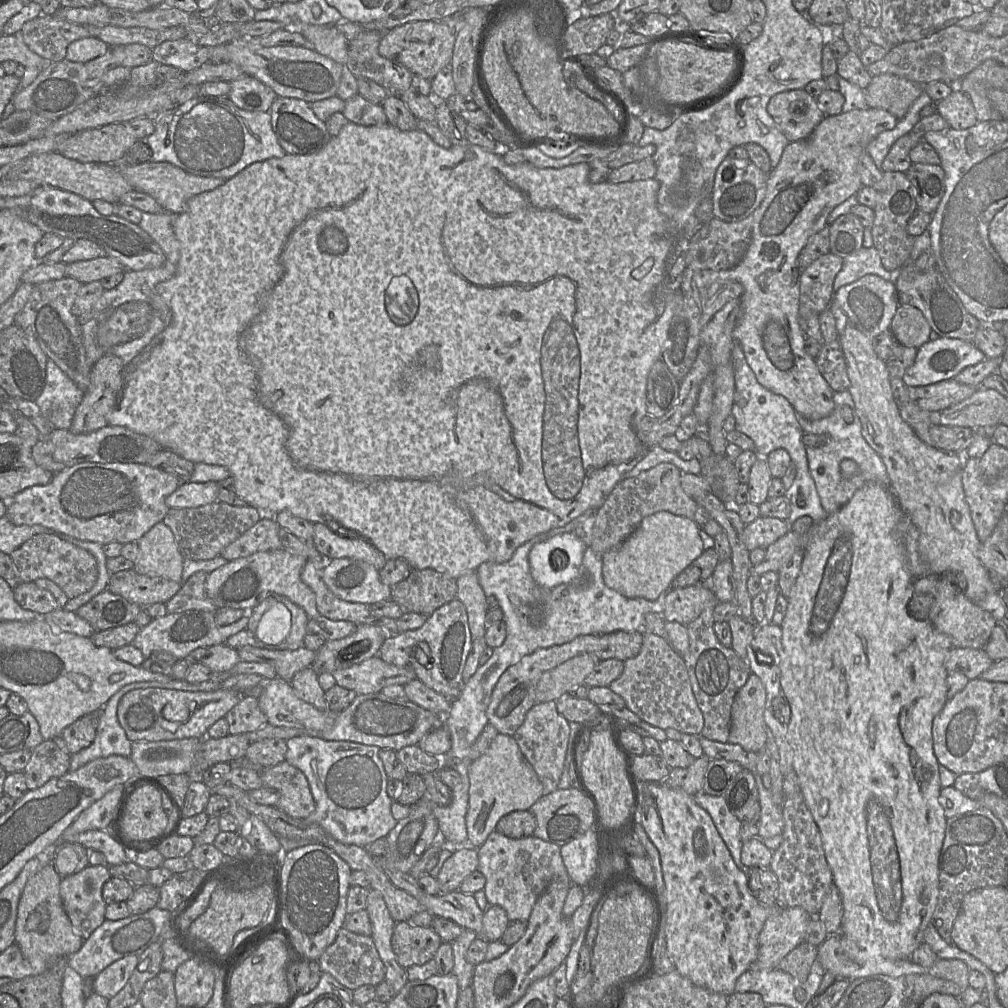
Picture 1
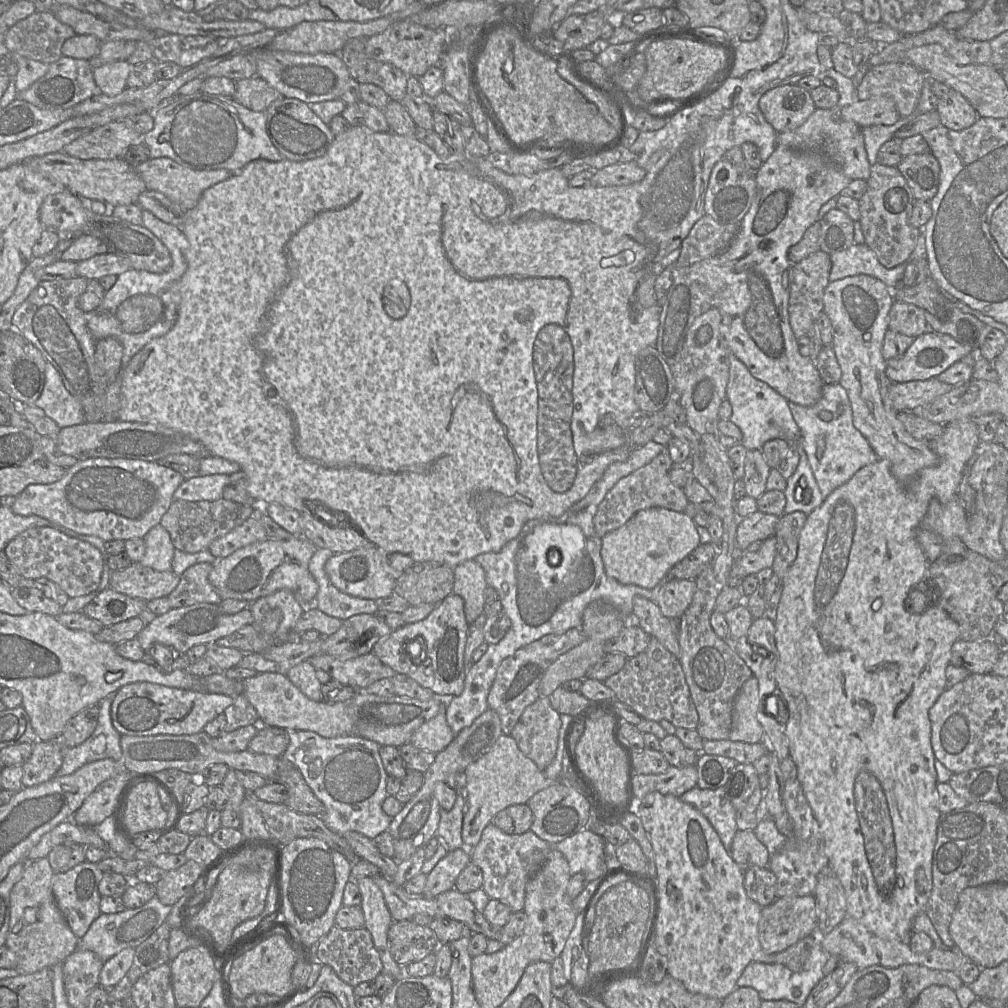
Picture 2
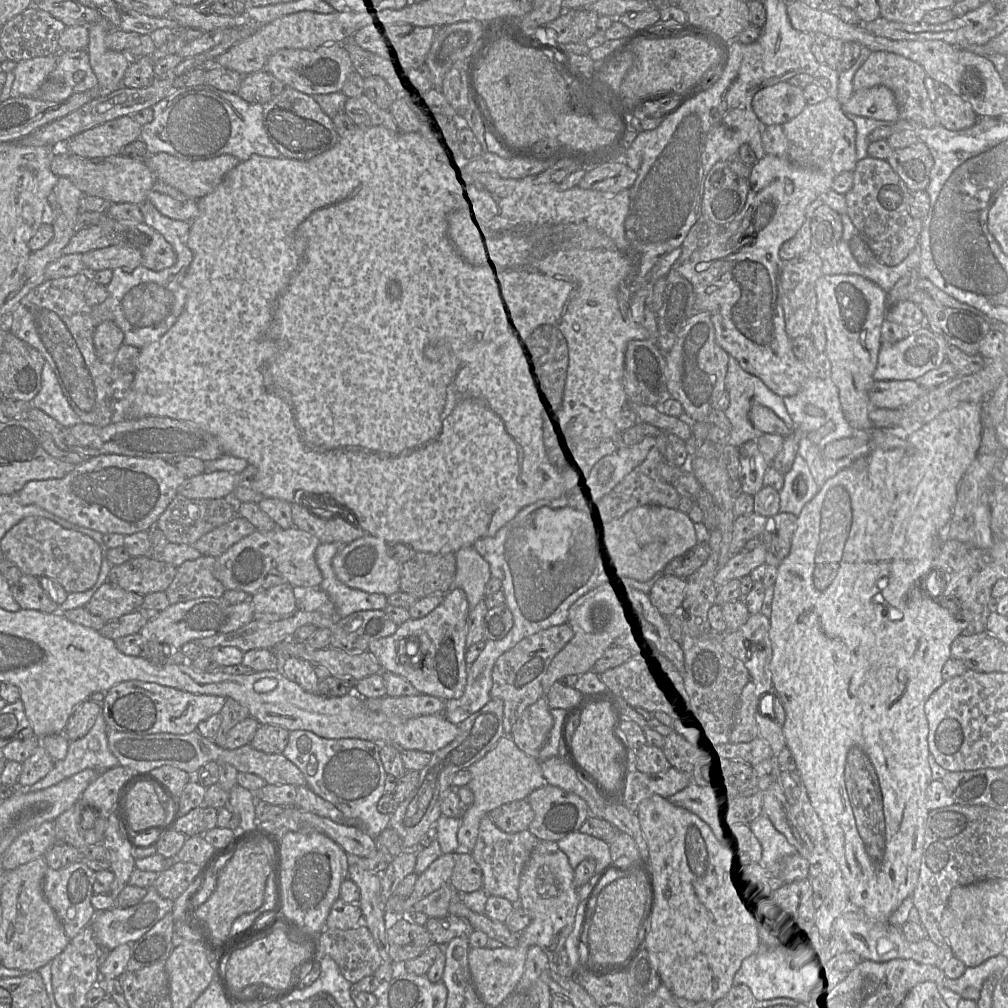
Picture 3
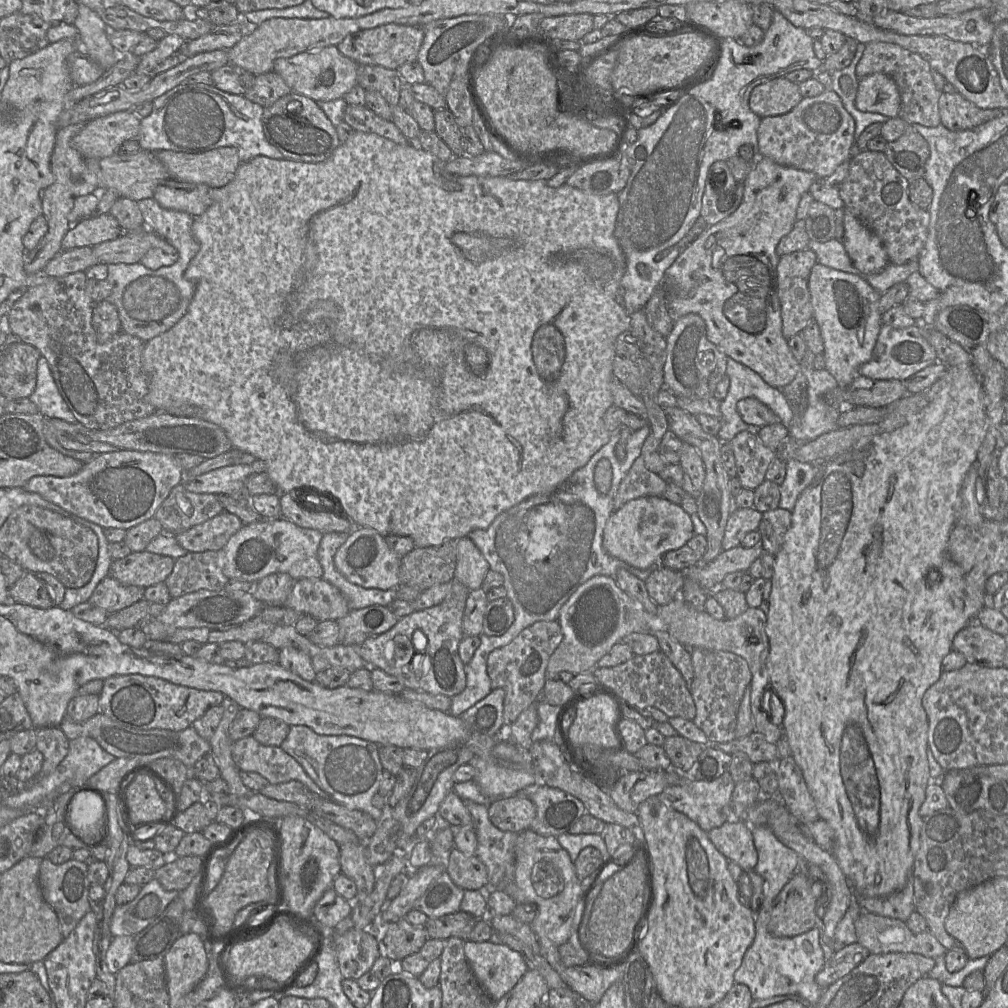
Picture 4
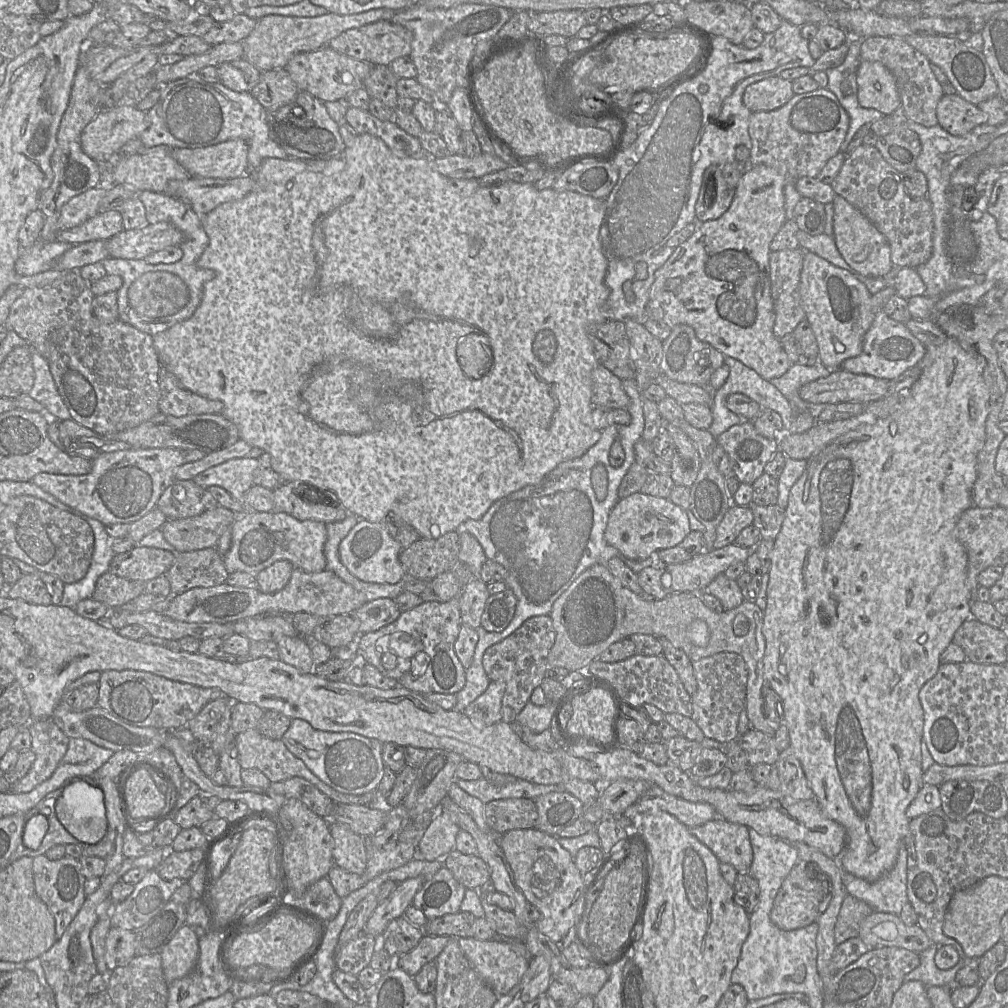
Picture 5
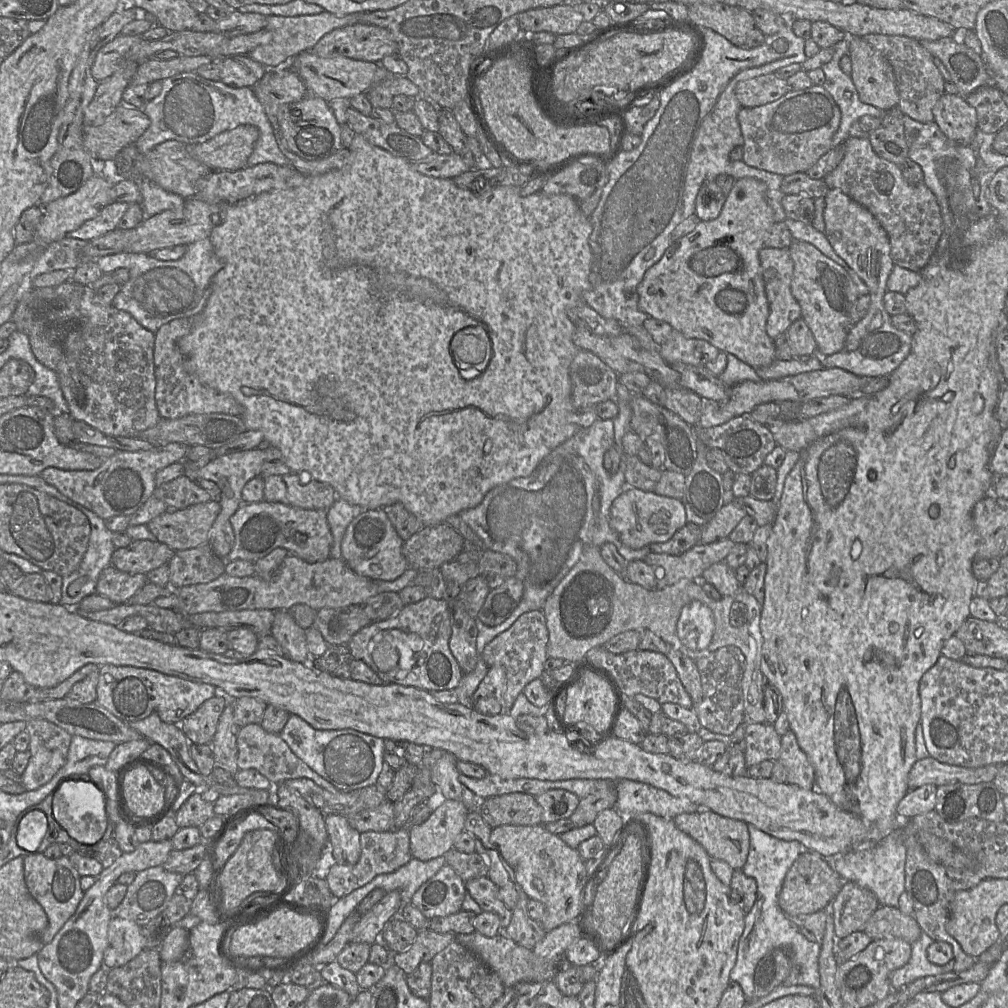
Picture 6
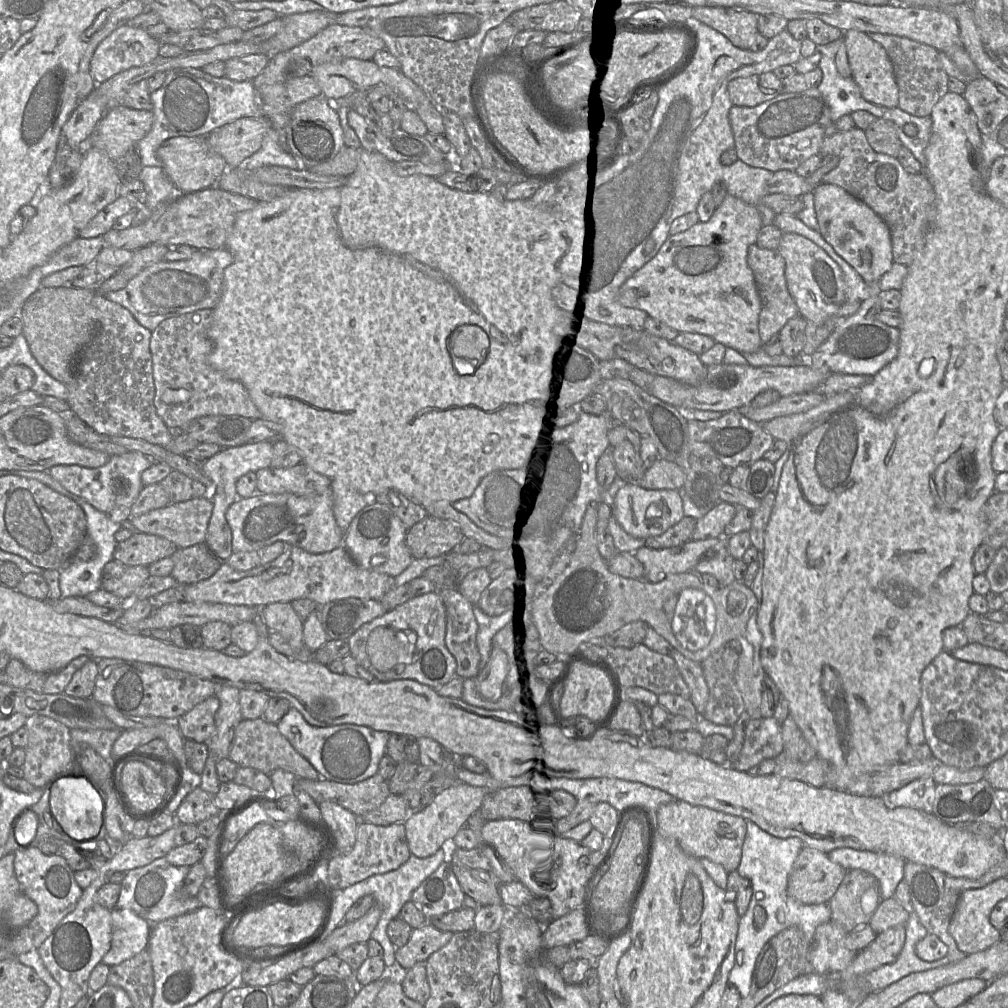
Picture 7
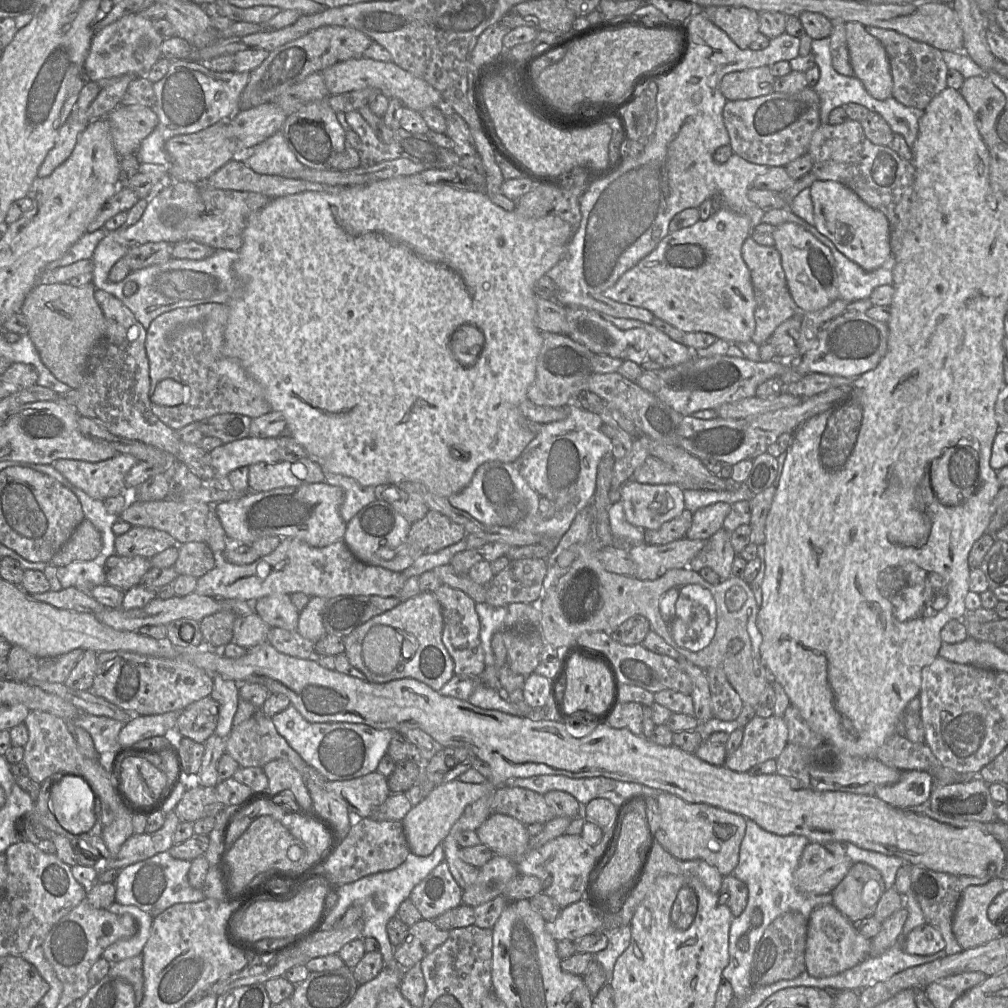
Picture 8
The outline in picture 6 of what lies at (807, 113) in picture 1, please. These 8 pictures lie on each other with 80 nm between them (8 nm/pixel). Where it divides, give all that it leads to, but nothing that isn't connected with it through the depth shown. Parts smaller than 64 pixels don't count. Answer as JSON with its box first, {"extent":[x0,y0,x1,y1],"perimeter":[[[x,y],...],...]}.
{"extent":[735,73,788,108],"perimeter":[[[774,73],[740,81],[735,95],[744,108],[754,108],[774,102],[788,92],[786,80]]]}

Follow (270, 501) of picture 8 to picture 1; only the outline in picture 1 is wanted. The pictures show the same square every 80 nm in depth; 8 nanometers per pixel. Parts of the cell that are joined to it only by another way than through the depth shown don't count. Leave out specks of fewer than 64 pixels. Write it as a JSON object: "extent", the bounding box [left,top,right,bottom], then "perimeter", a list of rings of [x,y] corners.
{"extent":[205,549,319,618],"perimeter":[[[285,549],[257,552],[247,557],[228,561],[209,573],[205,586],[209,598],[217,608],[235,608],[251,611],[269,596],[285,596],[301,607],[309,618],[319,616],[314,591],[301,579],[307,559]]]}

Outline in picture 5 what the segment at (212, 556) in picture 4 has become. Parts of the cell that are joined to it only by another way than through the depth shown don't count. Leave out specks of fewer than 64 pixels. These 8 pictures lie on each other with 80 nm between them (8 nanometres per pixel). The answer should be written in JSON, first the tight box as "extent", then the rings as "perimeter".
{"extent":[167,548,228,595],"perimeter":[[[204,548],[179,552],[167,576],[172,595],[178,595],[192,588],[221,585],[226,582],[228,572],[217,549]]]}

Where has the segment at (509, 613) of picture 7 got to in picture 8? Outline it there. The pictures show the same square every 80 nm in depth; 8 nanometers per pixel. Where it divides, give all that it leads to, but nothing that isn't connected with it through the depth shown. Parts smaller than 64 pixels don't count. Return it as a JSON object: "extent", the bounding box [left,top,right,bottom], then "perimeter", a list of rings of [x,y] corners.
{"extent":[475,602,507,668],"perimeter":[[[486,602],[475,603],[475,609],[480,620],[479,637],[484,651],[485,668],[495,664],[491,640],[494,633],[504,629],[507,606],[494,607]]]}

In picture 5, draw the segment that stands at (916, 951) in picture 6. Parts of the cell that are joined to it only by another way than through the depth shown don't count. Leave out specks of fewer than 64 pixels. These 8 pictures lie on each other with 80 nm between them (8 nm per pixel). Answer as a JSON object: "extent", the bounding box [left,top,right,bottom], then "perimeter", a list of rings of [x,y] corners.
{"extent":[904,943,965,987],"perimeter":[[[932,943],[926,950],[918,953],[920,964],[914,970],[909,972],[904,981],[920,981],[928,986],[954,987],[956,973],[965,965],[965,961],[960,959],[952,968],[940,969],[935,963],[935,953],[939,946]]]}

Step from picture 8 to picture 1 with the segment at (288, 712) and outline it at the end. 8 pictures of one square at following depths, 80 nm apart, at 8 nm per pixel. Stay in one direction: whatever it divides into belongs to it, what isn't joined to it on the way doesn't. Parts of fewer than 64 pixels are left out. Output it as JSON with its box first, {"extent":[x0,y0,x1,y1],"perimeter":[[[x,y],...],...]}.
{"extent":[286,735,397,848],"perimeter":[[[306,735],[287,740],[286,762],[304,773],[315,801],[314,812],[306,817],[304,822],[318,824],[344,844],[364,848],[381,837],[387,837],[397,824],[397,820],[391,813],[393,800],[387,794],[388,777],[379,751],[378,747],[372,745],[350,741],[327,741]]]}

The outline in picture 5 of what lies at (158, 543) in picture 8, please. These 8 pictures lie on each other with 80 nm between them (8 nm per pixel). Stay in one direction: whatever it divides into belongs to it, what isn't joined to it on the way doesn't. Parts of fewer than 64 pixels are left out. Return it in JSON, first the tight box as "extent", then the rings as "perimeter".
{"extent":[110,545,175,582],"perimeter":[[[134,545],[127,552],[114,555],[110,572],[128,580],[148,582],[169,571],[175,556],[168,550]]]}

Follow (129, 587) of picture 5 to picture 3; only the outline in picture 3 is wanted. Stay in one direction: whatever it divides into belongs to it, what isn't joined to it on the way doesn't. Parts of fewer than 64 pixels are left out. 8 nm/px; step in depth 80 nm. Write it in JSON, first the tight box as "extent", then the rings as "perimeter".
{"extent":[84,580,144,622],"perimeter":[[[108,580],[98,588],[84,607],[91,614],[108,622],[143,606],[144,596],[126,591]]]}

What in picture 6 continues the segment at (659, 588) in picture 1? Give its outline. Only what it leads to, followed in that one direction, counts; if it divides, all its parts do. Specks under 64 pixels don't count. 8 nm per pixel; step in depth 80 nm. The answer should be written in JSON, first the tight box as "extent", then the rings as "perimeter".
{"extent":[610,487,687,549],"perimeter":[[[635,487],[622,491],[610,508],[611,528],[618,533],[626,546],[633,549],[641,549],[652,543],[667,542],[687,522],[682,500]]]}

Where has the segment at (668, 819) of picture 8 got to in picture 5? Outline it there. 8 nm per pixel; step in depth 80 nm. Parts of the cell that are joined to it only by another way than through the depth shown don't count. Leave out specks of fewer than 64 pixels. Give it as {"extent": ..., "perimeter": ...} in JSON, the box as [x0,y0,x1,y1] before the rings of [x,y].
{"extent":[689,817,753,873],"perimeter":[[[717,817],[703,825],[689,829],[701,843],[713,852],[720,863],[732,865],[738,873],[748,873],[753,860],[753,850],[748,827]]]}

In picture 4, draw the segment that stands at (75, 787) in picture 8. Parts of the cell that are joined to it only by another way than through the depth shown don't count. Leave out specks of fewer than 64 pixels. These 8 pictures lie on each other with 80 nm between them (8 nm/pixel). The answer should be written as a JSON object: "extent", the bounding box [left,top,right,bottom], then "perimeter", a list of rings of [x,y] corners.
{"extent":[66,787,104,845],"perimeter":[[[88,787],[79,788],[68,804],[66,822],[72,833],[84,843],[98,845],[104,837],[103,796]]]}

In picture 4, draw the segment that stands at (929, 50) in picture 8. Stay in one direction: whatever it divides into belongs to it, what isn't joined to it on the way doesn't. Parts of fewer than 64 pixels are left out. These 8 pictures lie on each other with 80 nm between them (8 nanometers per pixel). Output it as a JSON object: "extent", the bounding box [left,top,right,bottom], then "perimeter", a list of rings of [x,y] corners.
{"extent":[856,43,942,128],"perimeter":[[[868,43],[856,67],[858,82],[875,73],[885,74],[896,83],[901,99],[900,118],[910,125],[919,124],[930,128],[941,124],[938,100],[942,91],[935,85],[930,64],[920,55],[892,43]]]}

